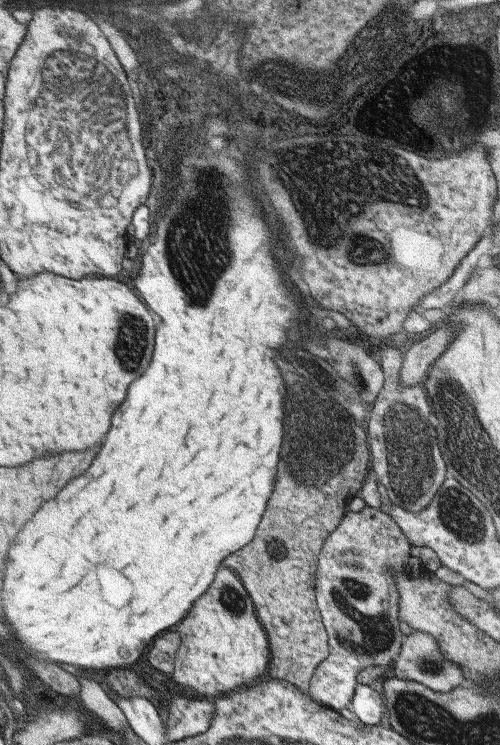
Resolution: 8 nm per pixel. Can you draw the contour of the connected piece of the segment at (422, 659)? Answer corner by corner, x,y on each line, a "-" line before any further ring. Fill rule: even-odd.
410,630
406,636
402,636
399,653
393,658
393,676
399,680
409,680
427,686
429,690
447,692
457,686
463,680
463,671
459,663
451,662
443,657
437,641
429,634
419,630

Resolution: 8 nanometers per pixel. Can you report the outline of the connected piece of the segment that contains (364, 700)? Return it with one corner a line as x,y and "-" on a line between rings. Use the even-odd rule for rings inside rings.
355,683
349,709
365,725
377,725
384,706
373,686

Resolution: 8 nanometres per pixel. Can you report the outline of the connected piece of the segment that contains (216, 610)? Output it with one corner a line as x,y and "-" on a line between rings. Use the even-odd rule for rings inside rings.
217,568
214,576
211,590
173,626
173,633
179,635
181,643
173,655
172,680
180,686
189,686
203,698
216,698
253,685
253,680
265,672
269,658
265,634
253,614
245,587
227,568

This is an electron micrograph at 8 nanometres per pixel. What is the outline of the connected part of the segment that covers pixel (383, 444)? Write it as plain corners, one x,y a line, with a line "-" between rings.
385,340
381,341
381,372
383,376
382,389
377,393
373,403
371,403
371,411
367,420
367,442
370,443
371,450
371,466
373,472
377,476
377,482
385,487
387,498
395,508
406,511
417,512
423,510
427,503
431,503
431,499
436,494
438,488
442,484
445,476
447,476
445,460
441,460
438,442
438,434
435,434
433,424
429,422
429,408
427,408
427,398
425,398
424,384
410,386
404,388
400,384
400,371
402,361
405,357
401,354
401,350
387,346

